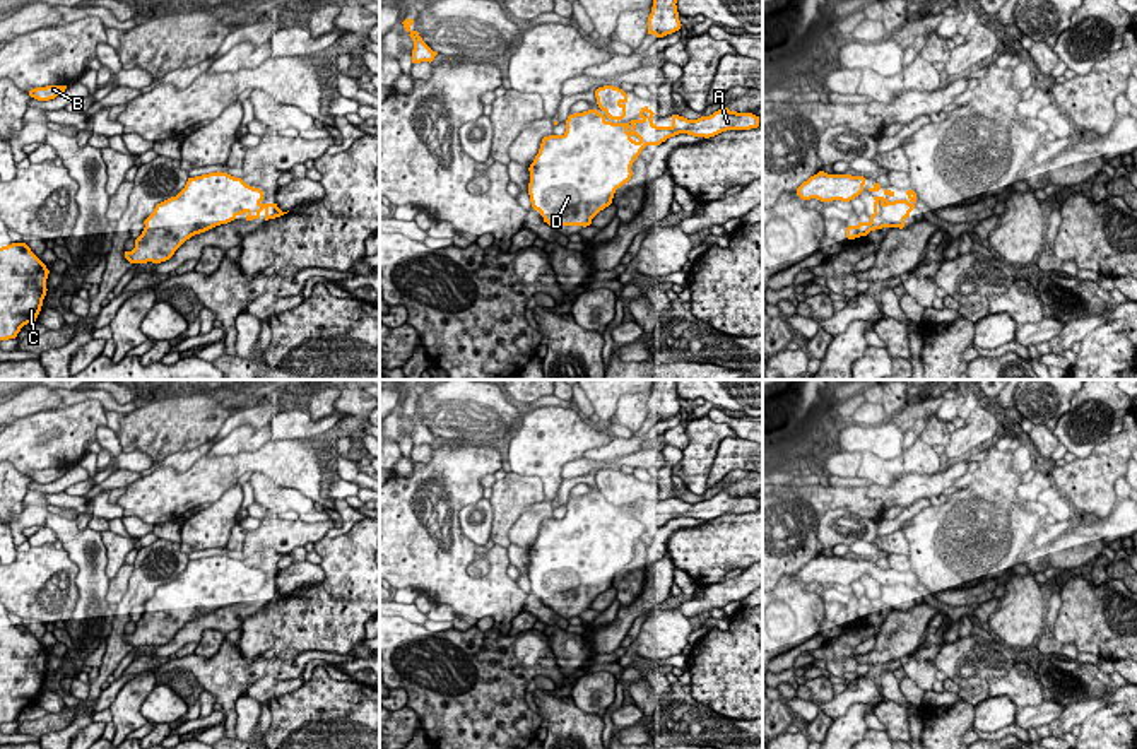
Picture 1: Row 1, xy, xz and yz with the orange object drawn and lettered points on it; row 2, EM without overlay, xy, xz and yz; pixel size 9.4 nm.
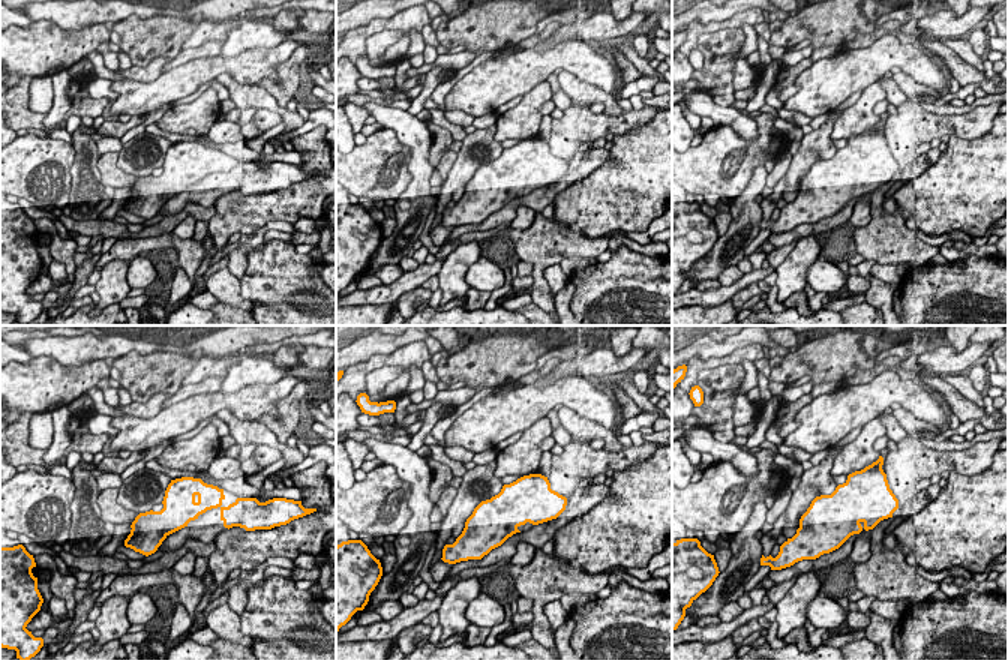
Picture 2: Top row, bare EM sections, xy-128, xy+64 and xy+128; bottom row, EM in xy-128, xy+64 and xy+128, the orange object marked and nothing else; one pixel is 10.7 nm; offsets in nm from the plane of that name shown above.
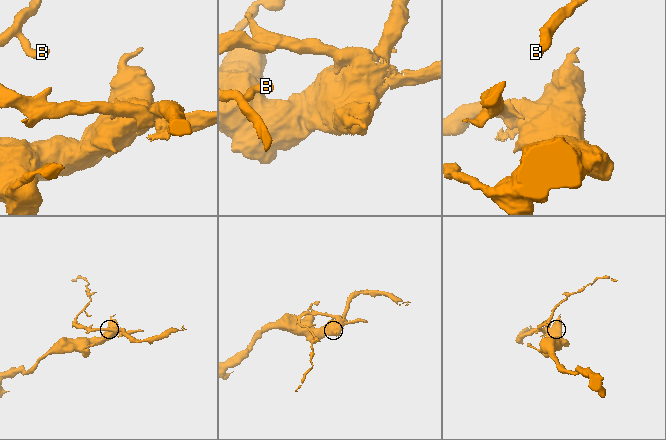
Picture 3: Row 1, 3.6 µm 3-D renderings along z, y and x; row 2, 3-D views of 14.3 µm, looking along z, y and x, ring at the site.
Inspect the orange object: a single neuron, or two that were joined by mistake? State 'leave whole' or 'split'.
split

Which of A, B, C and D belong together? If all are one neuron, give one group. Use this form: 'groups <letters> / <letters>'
groups A B / C D

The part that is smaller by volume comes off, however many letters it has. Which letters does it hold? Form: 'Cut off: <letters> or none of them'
Cut off: A, B

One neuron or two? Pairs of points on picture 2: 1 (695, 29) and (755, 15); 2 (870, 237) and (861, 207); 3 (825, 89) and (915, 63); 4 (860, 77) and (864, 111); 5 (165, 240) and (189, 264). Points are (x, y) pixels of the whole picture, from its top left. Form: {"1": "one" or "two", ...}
{"1": "one", "2": "two", "3": "one", "4": "two", "5": "one"}

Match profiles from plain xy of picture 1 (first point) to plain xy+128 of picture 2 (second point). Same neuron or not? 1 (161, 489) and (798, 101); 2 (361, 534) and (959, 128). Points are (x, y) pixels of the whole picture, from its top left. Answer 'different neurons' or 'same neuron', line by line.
1: same neuron
2: different neurons

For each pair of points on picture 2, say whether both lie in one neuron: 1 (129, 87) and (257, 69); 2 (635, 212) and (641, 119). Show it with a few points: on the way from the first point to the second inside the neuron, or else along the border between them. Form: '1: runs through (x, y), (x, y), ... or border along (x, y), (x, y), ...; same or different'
1: runs through (161, 90), (207, 68), (225, 66); same
2: border along (656, 113), (650, 122), (639, 128), (615, 135); different

